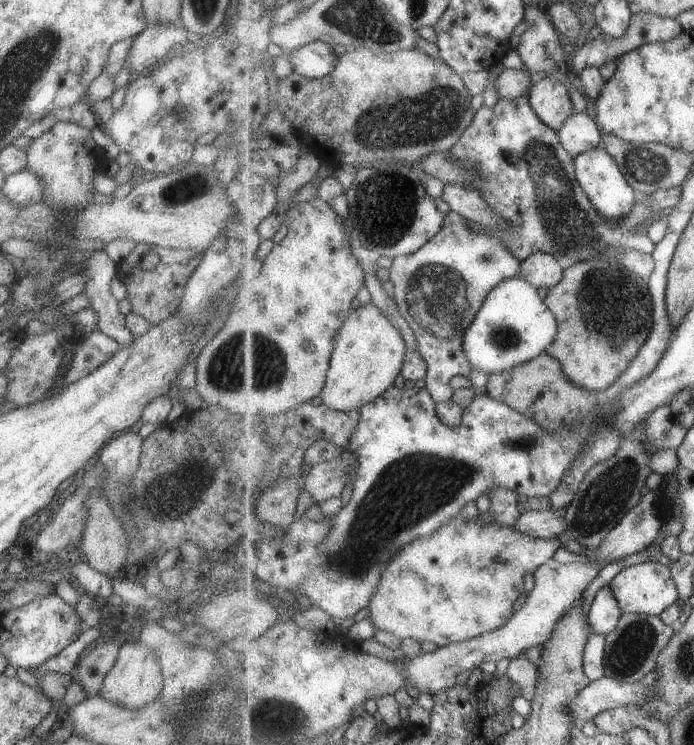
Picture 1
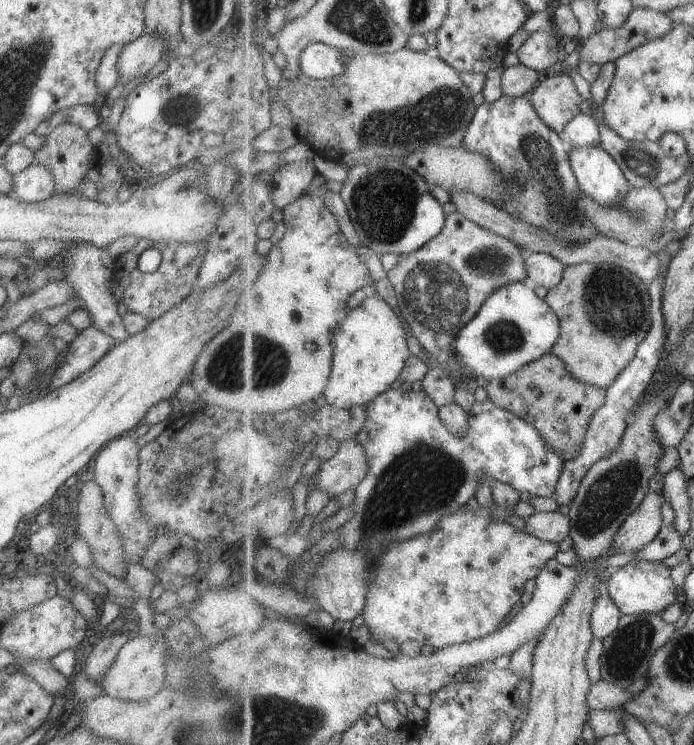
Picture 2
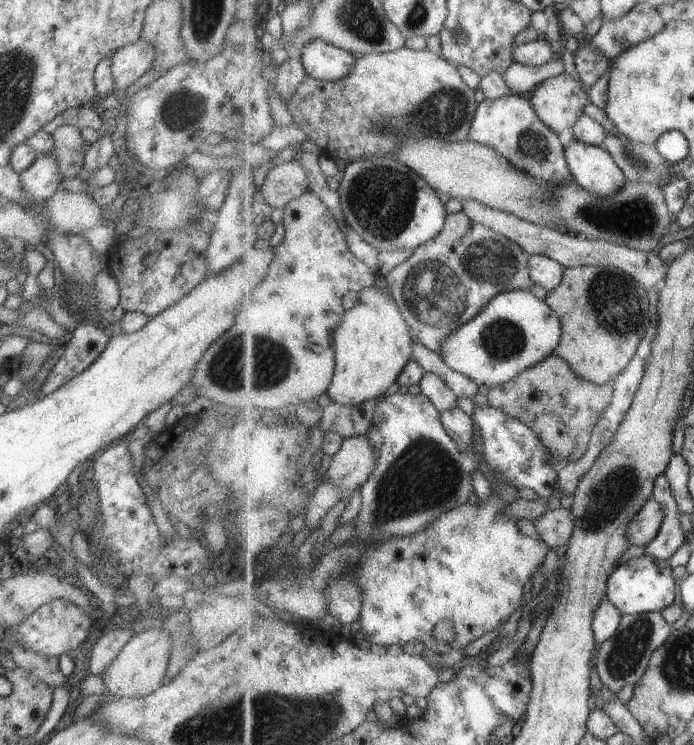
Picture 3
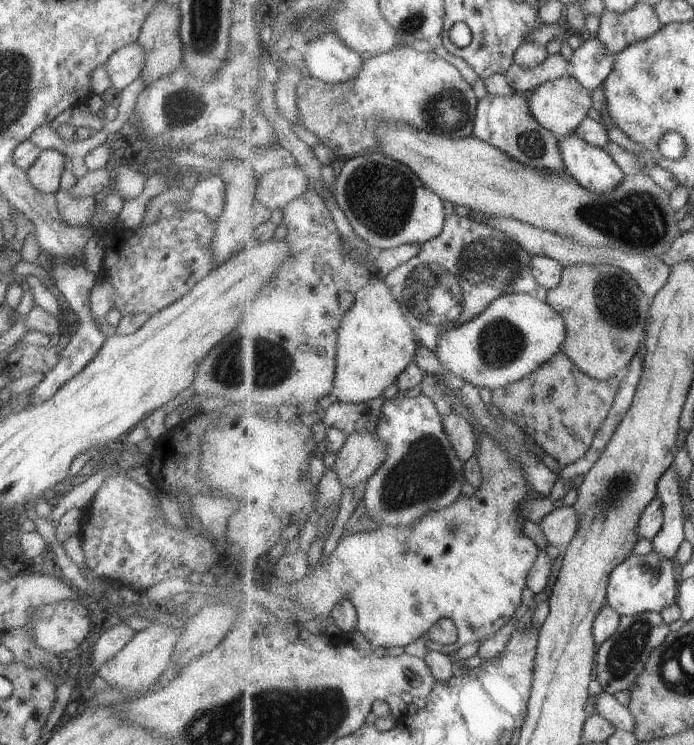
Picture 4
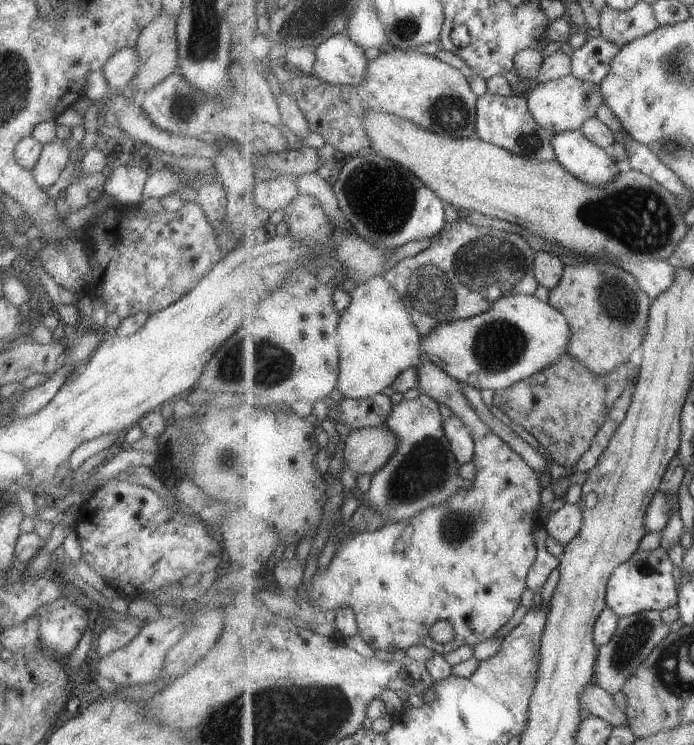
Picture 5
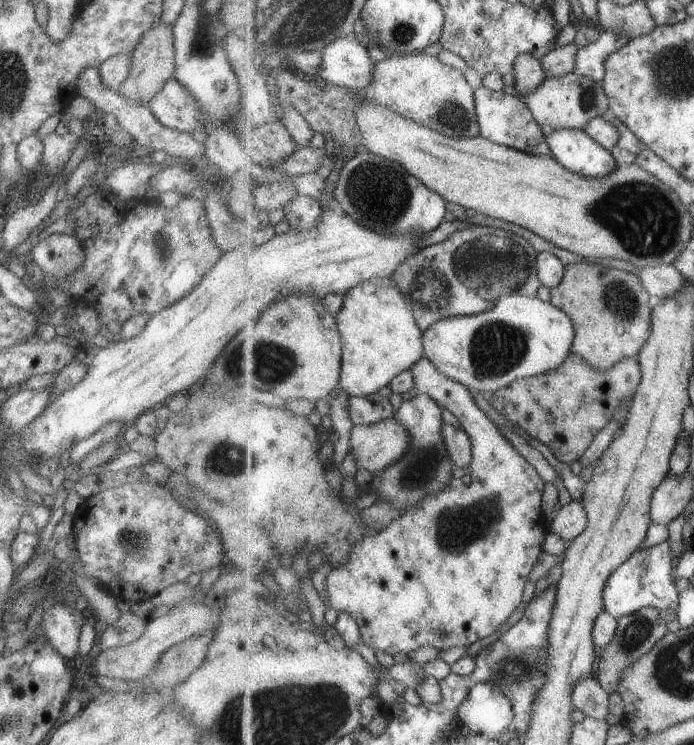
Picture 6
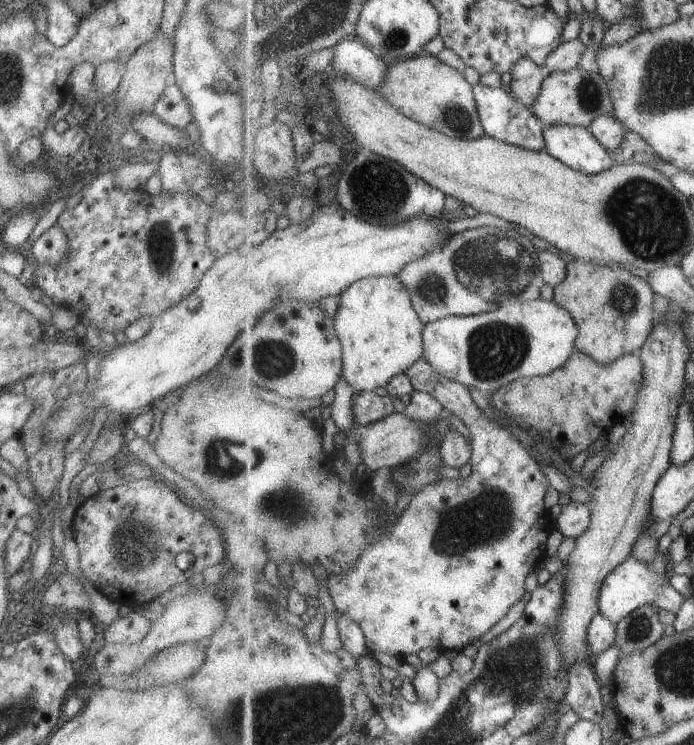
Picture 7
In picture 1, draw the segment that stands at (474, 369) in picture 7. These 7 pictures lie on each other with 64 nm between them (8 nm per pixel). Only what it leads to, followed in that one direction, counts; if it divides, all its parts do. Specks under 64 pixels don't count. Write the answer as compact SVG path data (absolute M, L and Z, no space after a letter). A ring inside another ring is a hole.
M521 277L504 280L487 297L474 323L465 332L463 350L473 369L491 376L503 374L546 352L559 332L558 318L539 296L534 284Z

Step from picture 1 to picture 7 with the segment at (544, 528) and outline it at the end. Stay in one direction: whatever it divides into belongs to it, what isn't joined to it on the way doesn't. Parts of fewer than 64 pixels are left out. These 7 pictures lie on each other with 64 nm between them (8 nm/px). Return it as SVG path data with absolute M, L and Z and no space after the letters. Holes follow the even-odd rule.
M570 501L555 521L557 529L564 537L578 539L583 536L592 523L590 506L580 502Z

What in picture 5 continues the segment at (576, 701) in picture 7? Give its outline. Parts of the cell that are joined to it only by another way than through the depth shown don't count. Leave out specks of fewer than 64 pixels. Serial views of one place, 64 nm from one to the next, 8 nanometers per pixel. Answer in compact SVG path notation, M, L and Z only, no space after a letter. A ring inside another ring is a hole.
M594 680L591 684L587 684L581 696L581 708L588 710L591 715L607 719L614 727L621 724L629 725L626 709L621 710L611 695Z

